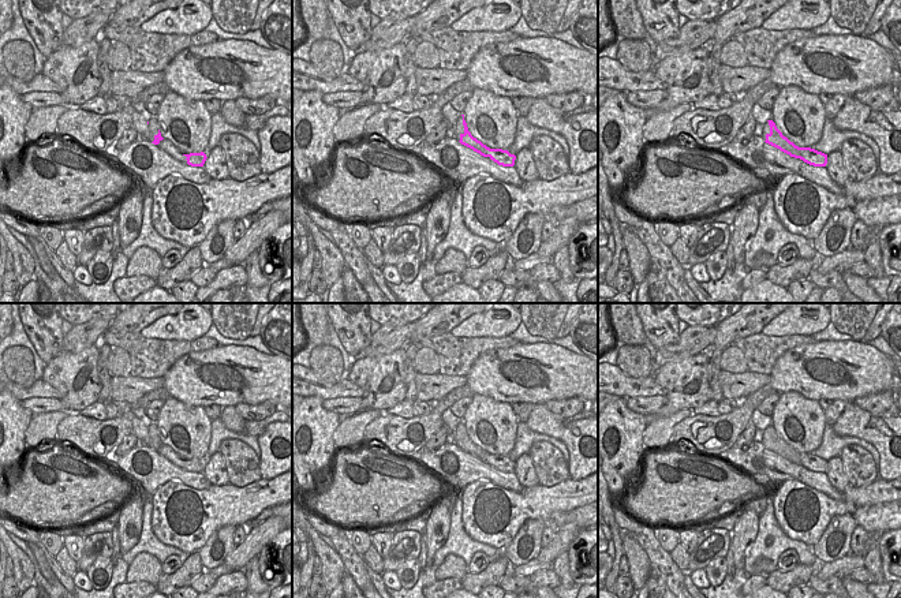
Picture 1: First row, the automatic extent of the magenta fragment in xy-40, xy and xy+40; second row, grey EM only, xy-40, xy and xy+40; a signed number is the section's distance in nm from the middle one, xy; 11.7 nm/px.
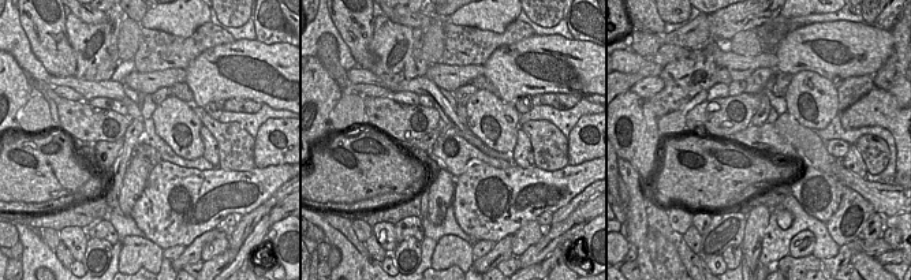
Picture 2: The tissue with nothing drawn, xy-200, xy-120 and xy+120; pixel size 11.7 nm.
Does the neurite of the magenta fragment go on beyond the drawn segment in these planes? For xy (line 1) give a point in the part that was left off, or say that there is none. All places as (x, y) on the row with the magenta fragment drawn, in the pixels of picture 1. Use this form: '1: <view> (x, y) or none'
1: none

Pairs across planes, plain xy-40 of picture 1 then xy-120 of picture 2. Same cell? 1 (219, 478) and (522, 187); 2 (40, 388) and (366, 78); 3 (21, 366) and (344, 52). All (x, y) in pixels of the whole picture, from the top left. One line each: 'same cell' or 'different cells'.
1: different cells
2: same cell
3: different cells

